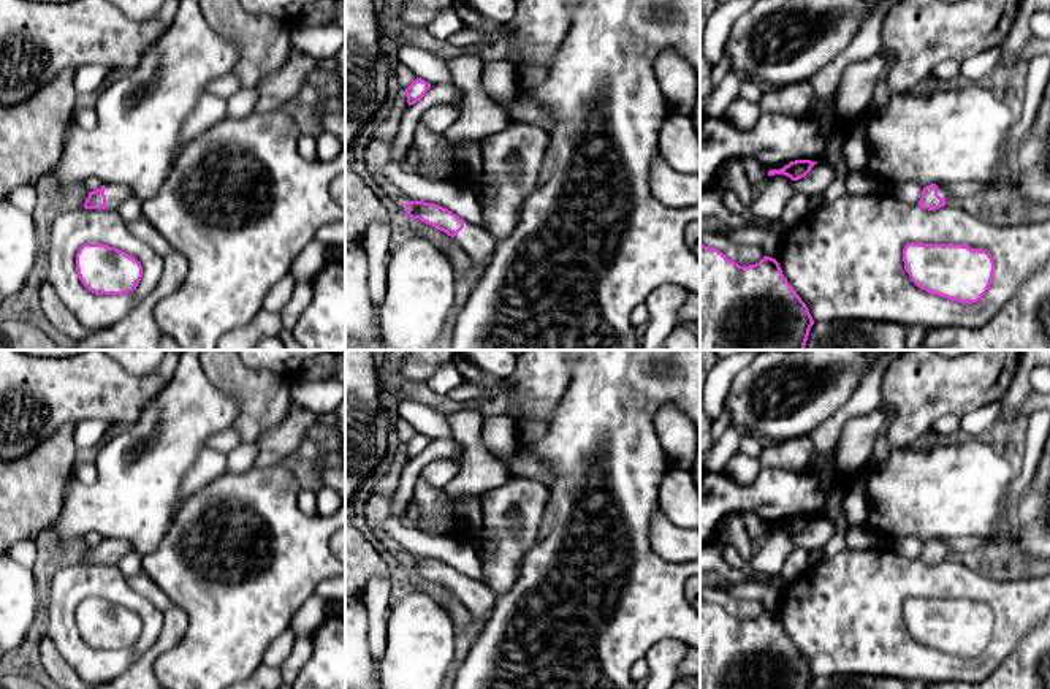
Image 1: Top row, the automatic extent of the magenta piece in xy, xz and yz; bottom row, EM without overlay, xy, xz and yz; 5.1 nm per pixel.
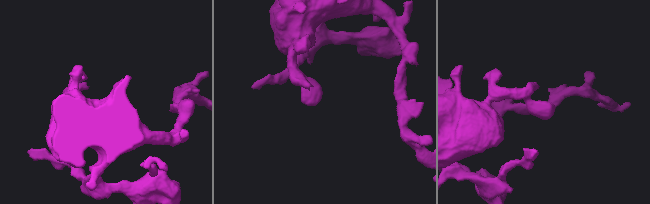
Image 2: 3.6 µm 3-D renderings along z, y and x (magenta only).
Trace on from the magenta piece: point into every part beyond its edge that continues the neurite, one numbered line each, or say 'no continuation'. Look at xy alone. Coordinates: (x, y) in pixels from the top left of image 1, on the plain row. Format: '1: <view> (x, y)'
1: xy (116, 548)

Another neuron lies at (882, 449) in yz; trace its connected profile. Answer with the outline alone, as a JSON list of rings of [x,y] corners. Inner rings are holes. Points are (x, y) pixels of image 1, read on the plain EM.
[[[881,432],[866,463],[882,463],[890,456],[892,450],[893,447],[890,445],[887,434]]]

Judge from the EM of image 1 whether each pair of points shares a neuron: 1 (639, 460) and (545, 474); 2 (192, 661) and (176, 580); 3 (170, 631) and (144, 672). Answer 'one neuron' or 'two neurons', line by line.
1: two neurons
2: one neuron
3: one neuron

